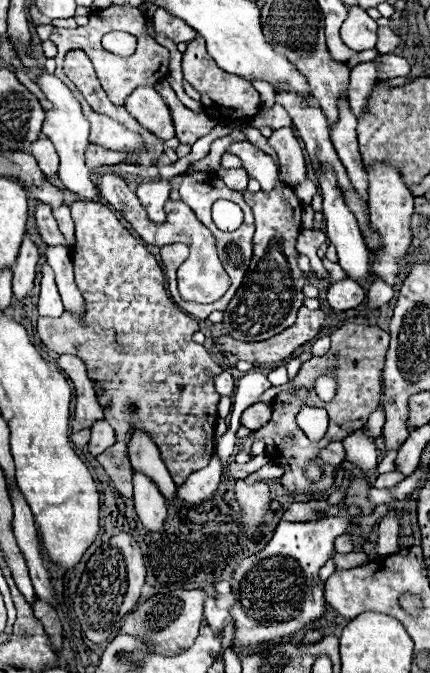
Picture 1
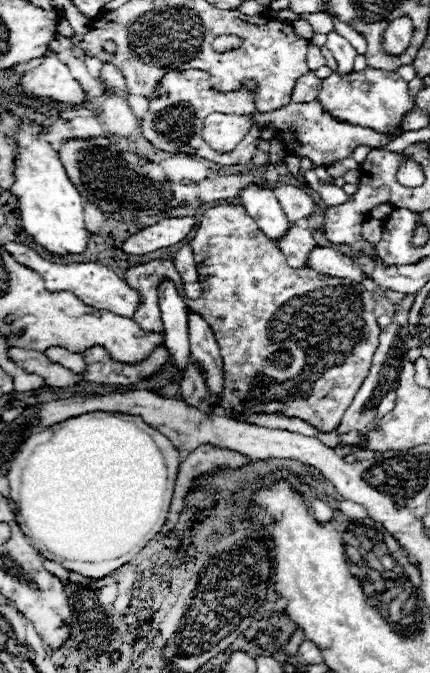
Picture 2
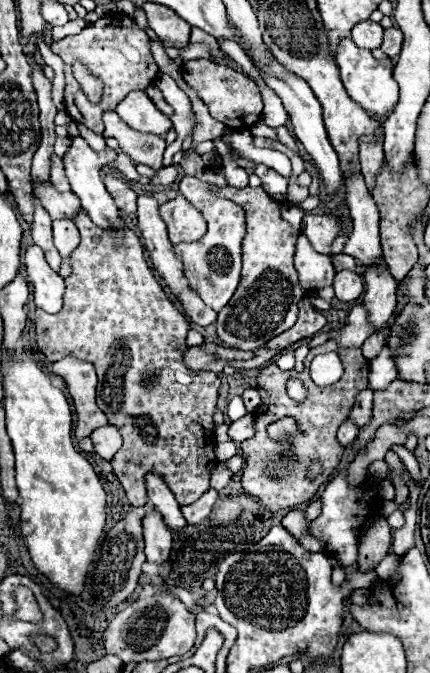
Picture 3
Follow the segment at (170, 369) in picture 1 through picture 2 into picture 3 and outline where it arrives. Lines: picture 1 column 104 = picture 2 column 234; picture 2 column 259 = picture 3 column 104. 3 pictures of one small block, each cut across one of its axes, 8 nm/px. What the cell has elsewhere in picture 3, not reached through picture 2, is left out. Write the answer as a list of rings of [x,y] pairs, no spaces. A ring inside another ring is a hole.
[[[84,210],[76,214],[76,226],[82,242],[72,252],[72,274],[66,278],[62,312],[46,314],[36,310],[36,344],[50,362],[66,356],[78,356],[80,360],[88,360],[96,366],[96,402],[108,416],[108,422],[118,428],[124,438],[124,446],[120,452],[116,452],[110,464],[132,506],[144,506],[144,476],[152,470],[158,470],[166,478],[166,484],[174,492],[180,506],[194,504],[208,490],[210,472],[218,464],[214,456],[212,414],[220,378],[214,372],[192,372],[186,368],[184,352],[188,350],[186,334],[190,324],[186,316],[168,300],[162,286],[154,278],[138,236],[130,228],[124,228],[124,240],[120,246],[116,246],[116,232],[94,224]]]

